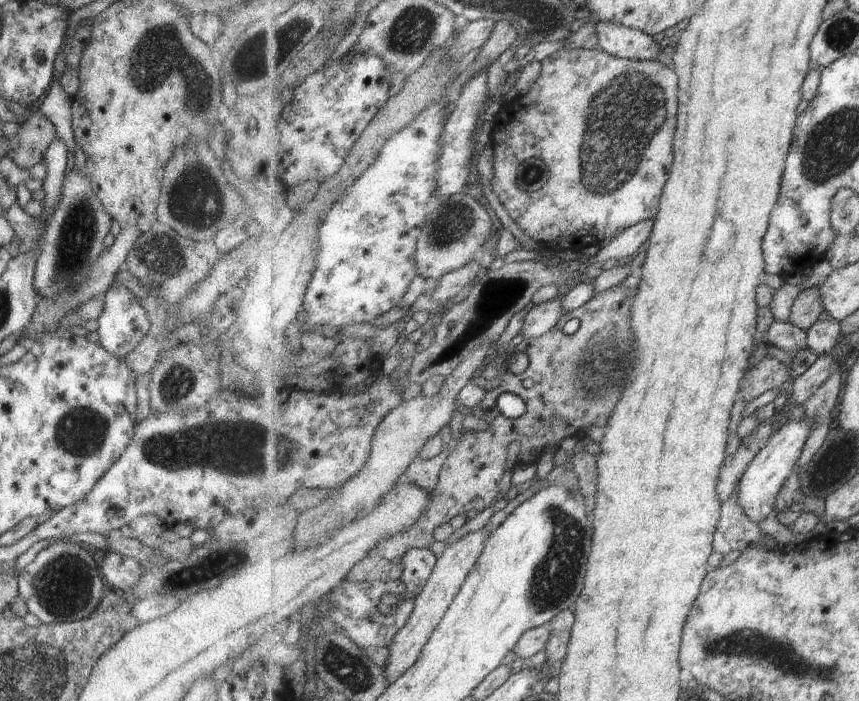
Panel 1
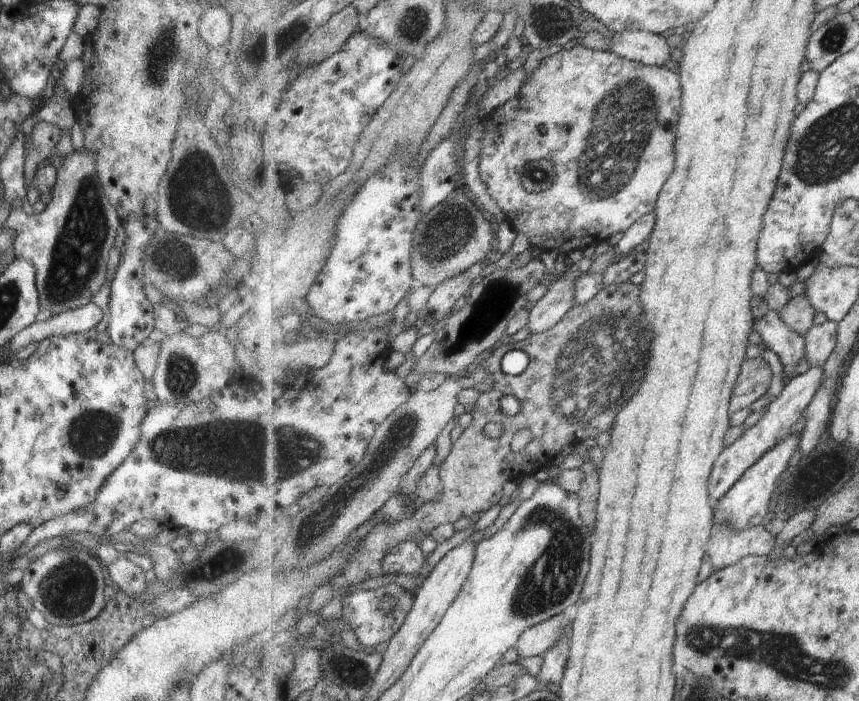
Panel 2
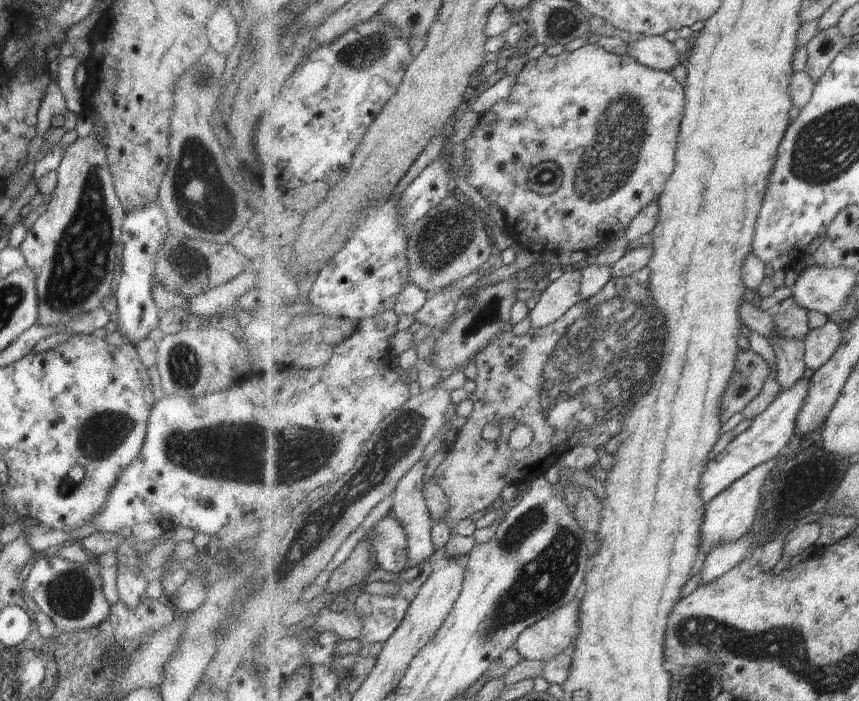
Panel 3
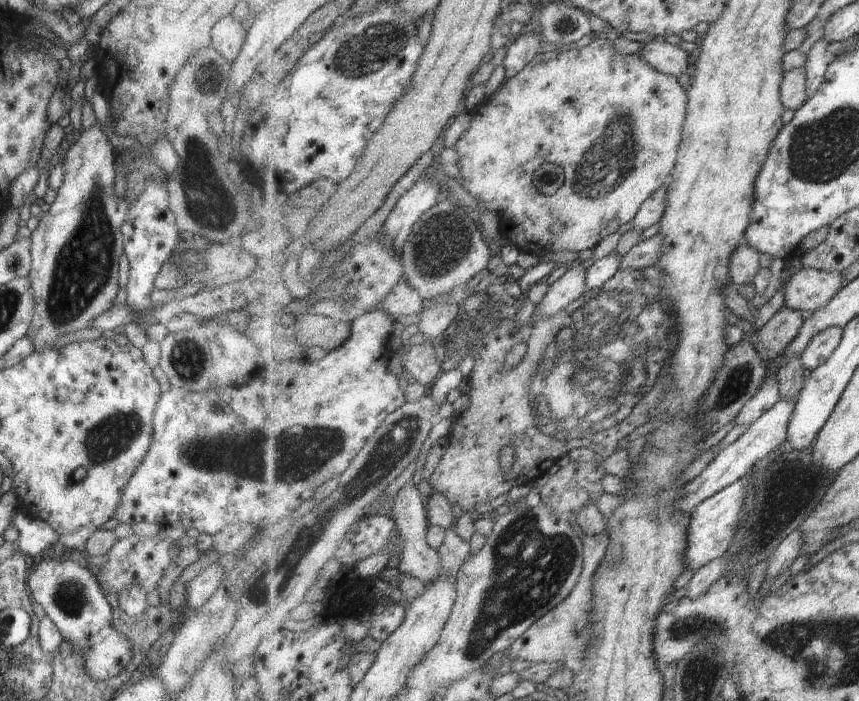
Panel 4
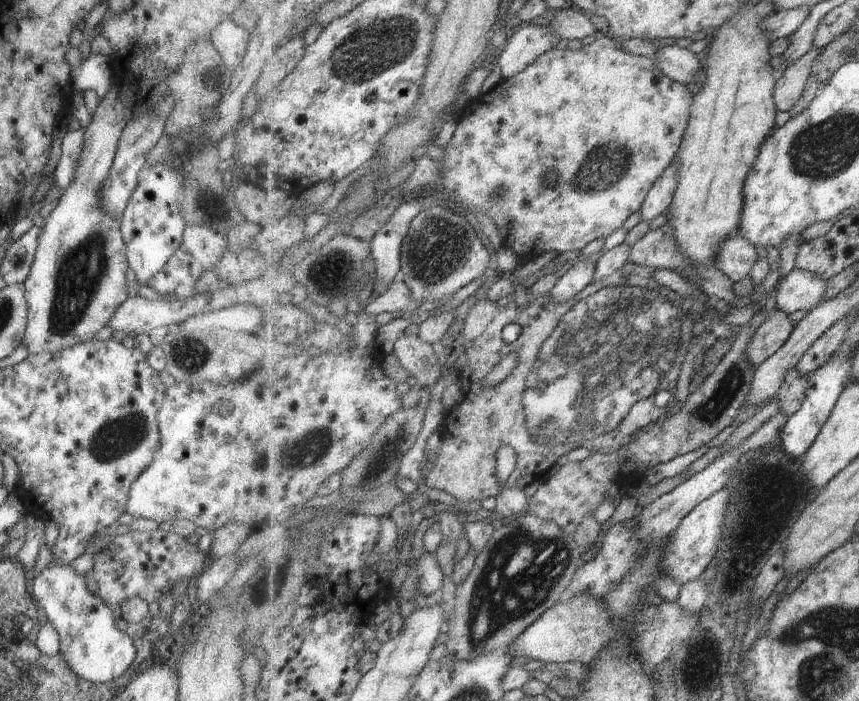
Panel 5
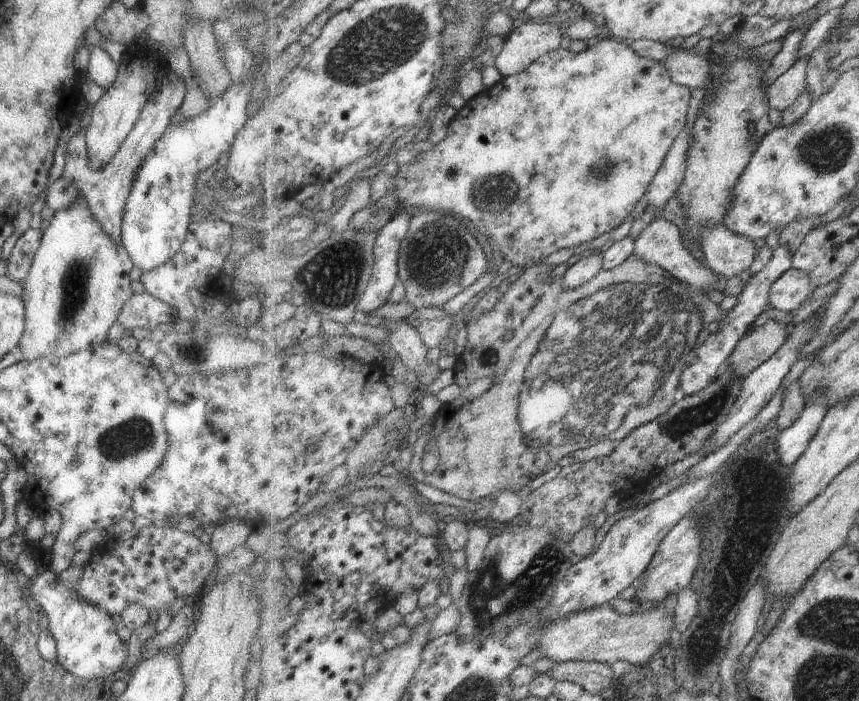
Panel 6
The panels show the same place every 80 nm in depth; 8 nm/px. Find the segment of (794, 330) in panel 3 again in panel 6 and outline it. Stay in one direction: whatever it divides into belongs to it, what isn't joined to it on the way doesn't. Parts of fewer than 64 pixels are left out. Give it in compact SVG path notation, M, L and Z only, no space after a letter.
M768 320L739 341L725 366L729 366L742 379L747 378L781 350L790 333L787 324Z

